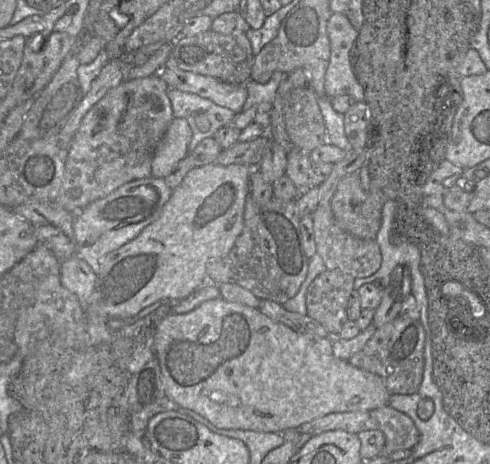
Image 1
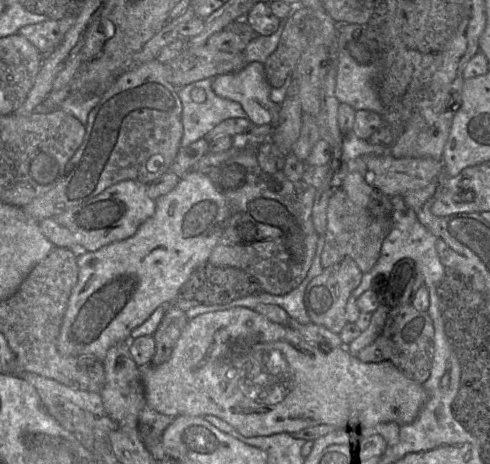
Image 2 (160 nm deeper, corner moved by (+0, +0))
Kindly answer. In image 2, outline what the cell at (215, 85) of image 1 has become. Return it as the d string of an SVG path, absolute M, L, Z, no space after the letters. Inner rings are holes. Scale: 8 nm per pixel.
M251 62L234 73L218 75L212 78L212 89L221 98L238 103L244 111L244 117L254 125L270 125L278 122L279 105L269 98L271 87L265 79L263 66L260 62Z

